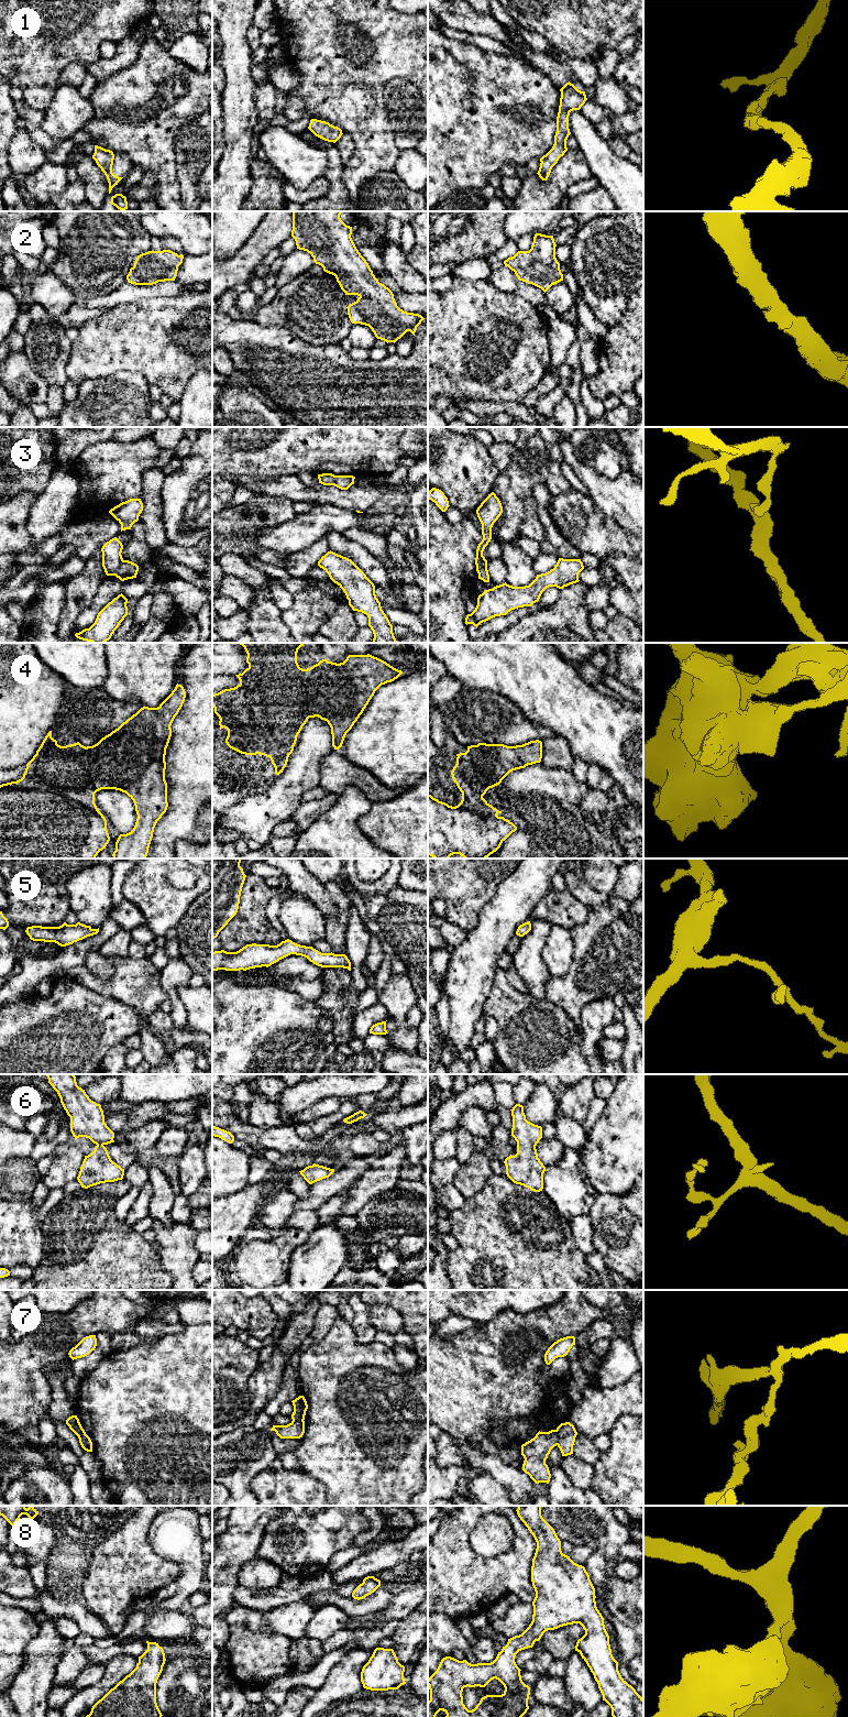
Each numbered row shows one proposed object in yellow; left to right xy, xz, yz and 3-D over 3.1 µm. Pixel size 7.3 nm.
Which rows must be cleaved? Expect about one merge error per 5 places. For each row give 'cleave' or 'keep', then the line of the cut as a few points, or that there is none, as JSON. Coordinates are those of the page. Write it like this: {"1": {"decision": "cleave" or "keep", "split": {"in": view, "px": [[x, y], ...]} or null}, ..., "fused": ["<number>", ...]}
{"1": {"decision": "keep", "split": null}, "2": {"decision": "keep", "split": null}, "3": {"decision": "cleave", "split": {"in": "xy", "px": [[123, 560], [113, 575]]}}, "4": {"decision": "cleave", "split": {"in": "yz", "px": [[459, 754], [459, 765], [466, 767], [487, 789]]}}, "5": {"decision": "keep", "split": null}, "6": {"decision": "keep", "split": null}, "7": {"decision": "keep", "split": null}, "8": {"decision": "keep", "split": null}, "fused": ["3", "4"]}

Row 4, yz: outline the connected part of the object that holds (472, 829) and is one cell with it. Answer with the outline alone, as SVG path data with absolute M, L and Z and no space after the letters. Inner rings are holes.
M456 754L455 774L458 784L462 786L461 802L452 807L428 795L428 854L433 858L449 858L453 854L460 854L464 858L487 858L517 827L497 816L502 811L483 798L488 789L481 786L481 779L475 779L469 768L459 766L459 755Z

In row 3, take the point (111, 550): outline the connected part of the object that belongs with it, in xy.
M112 538L107 542L102 548L102 567L107 576L114 576L120 568L123 558L122 558L122 543L117 538Z

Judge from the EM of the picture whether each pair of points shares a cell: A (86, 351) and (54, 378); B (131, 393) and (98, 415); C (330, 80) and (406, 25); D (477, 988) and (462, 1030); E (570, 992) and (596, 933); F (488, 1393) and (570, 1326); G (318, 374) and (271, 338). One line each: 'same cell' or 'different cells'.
A: different cells
B: same cell
C: same cell
D: same cell
E: same cell
F: same cell
G: same cell

